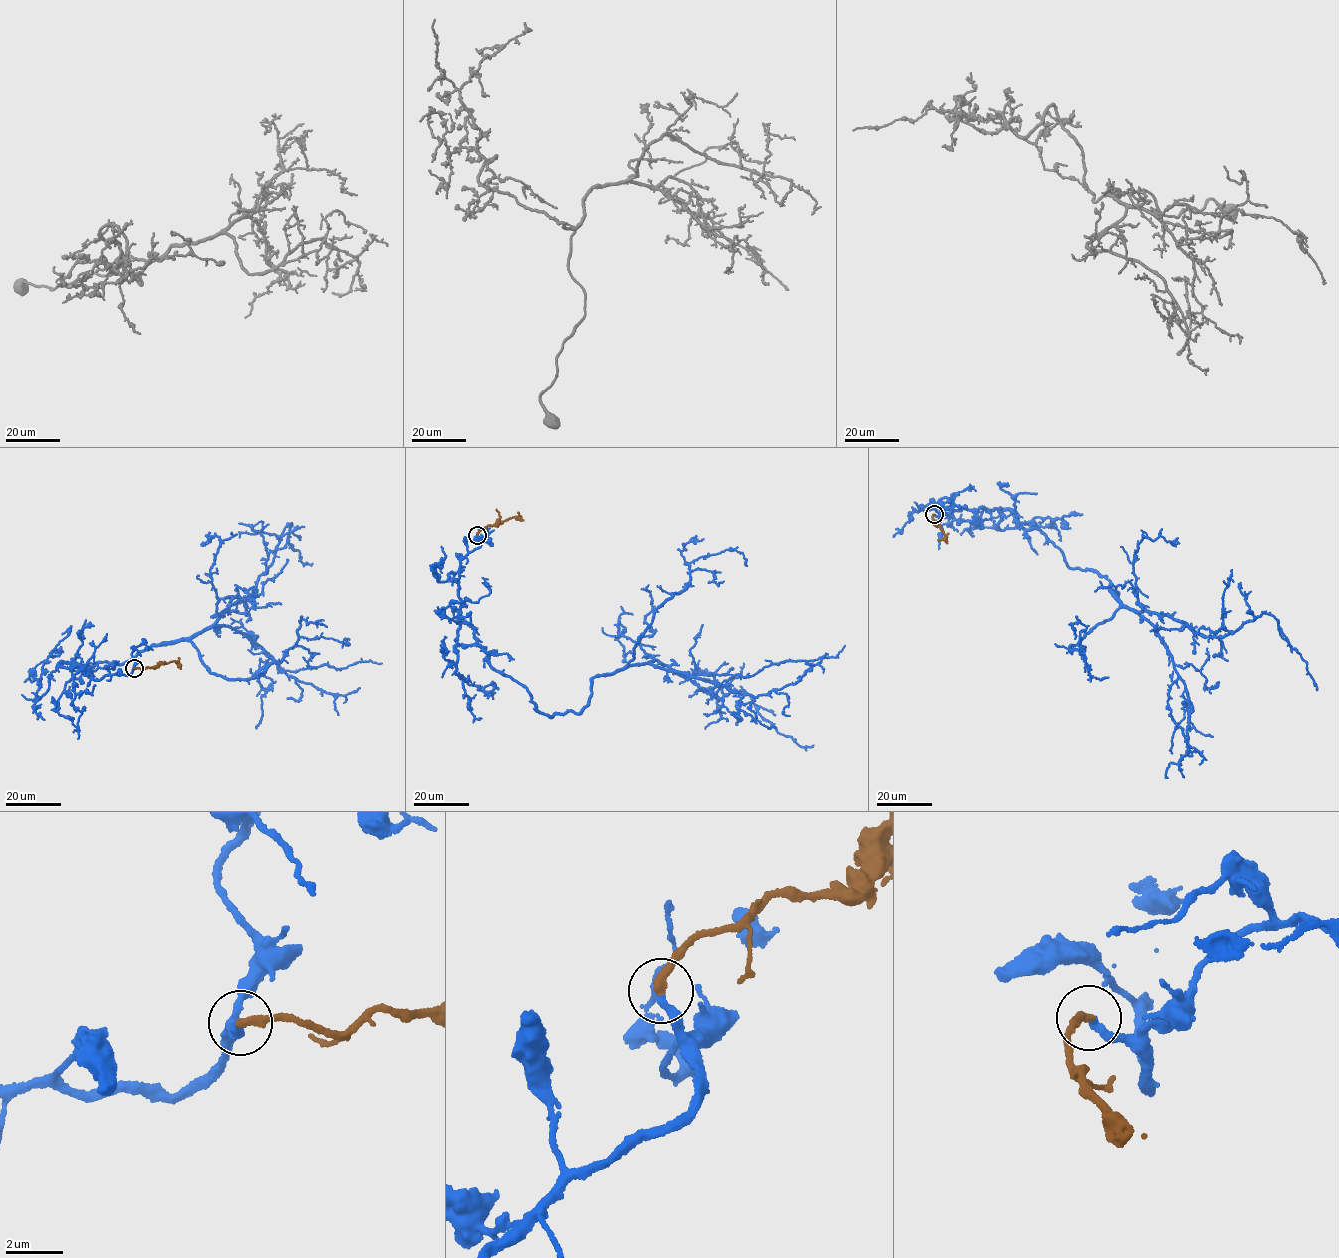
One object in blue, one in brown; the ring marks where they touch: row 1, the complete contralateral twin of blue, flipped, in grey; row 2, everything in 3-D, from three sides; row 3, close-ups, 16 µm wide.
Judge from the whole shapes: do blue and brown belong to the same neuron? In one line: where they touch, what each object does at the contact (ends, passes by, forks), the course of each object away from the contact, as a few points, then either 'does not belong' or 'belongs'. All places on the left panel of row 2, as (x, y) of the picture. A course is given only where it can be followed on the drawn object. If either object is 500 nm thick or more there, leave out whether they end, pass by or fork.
at (134, 668); blue ends there; brown ends there; blue runs (134, 668), (94, 680), (57, 666), (89, 676), (214, 626), (290, 523), (287, 543), (312, 563); brown runs (134, 668), (175, 661), (180, 668); belongs

